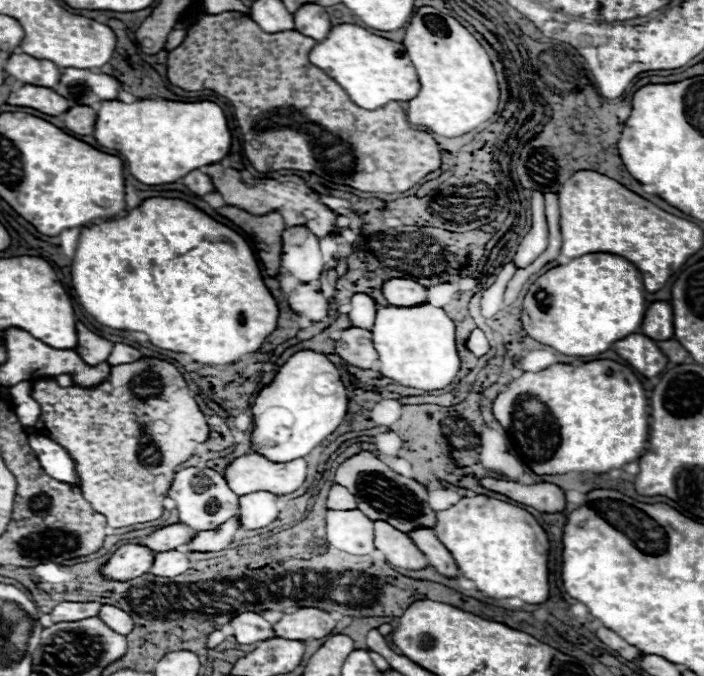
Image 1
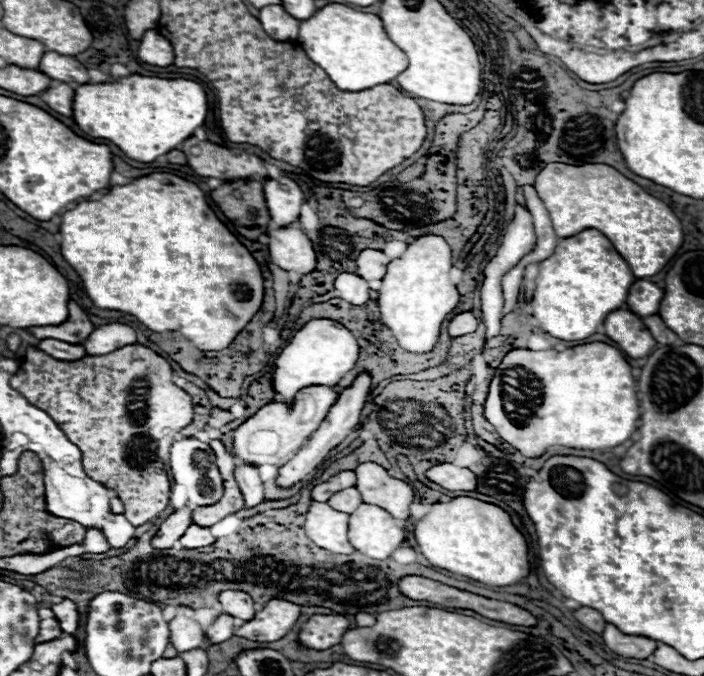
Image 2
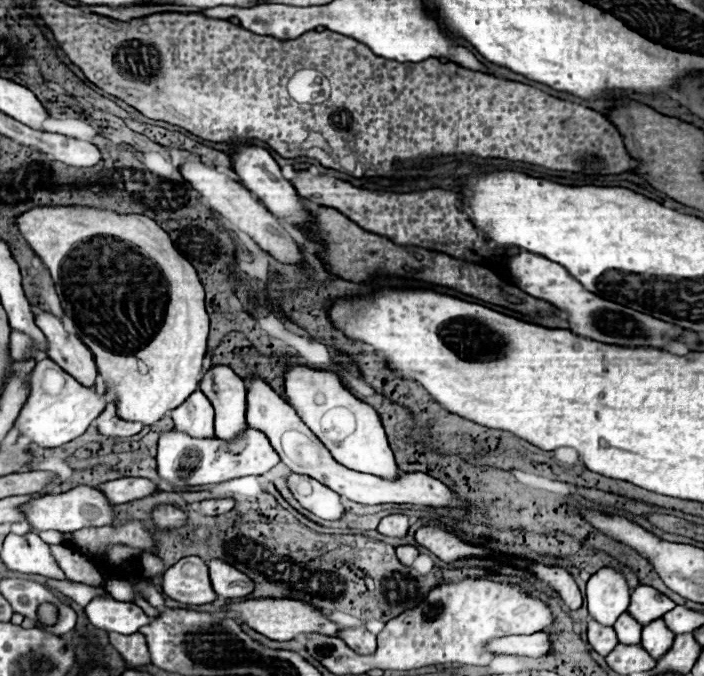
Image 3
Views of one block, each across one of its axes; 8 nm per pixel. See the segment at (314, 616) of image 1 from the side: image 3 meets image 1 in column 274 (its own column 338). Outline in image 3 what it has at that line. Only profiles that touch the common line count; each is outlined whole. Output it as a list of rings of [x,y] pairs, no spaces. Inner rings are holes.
[[[246,600],[246,602],[238,602],[238,604],[228,604],[226,610],[236,610],[242,616],[242,622],[246,622],[252,630],[264,634],[270,640],[276,642],[286,642],[296,638],[298,634],[310,634],[310,632],[318,632],[318,634],[326,634],[326,636],[336,636],[342,626],[328,620],[326,614],[322,614],[322,610],[318,610],[316,606],[308,604],[308,602],[300,602],[300,600]]]

